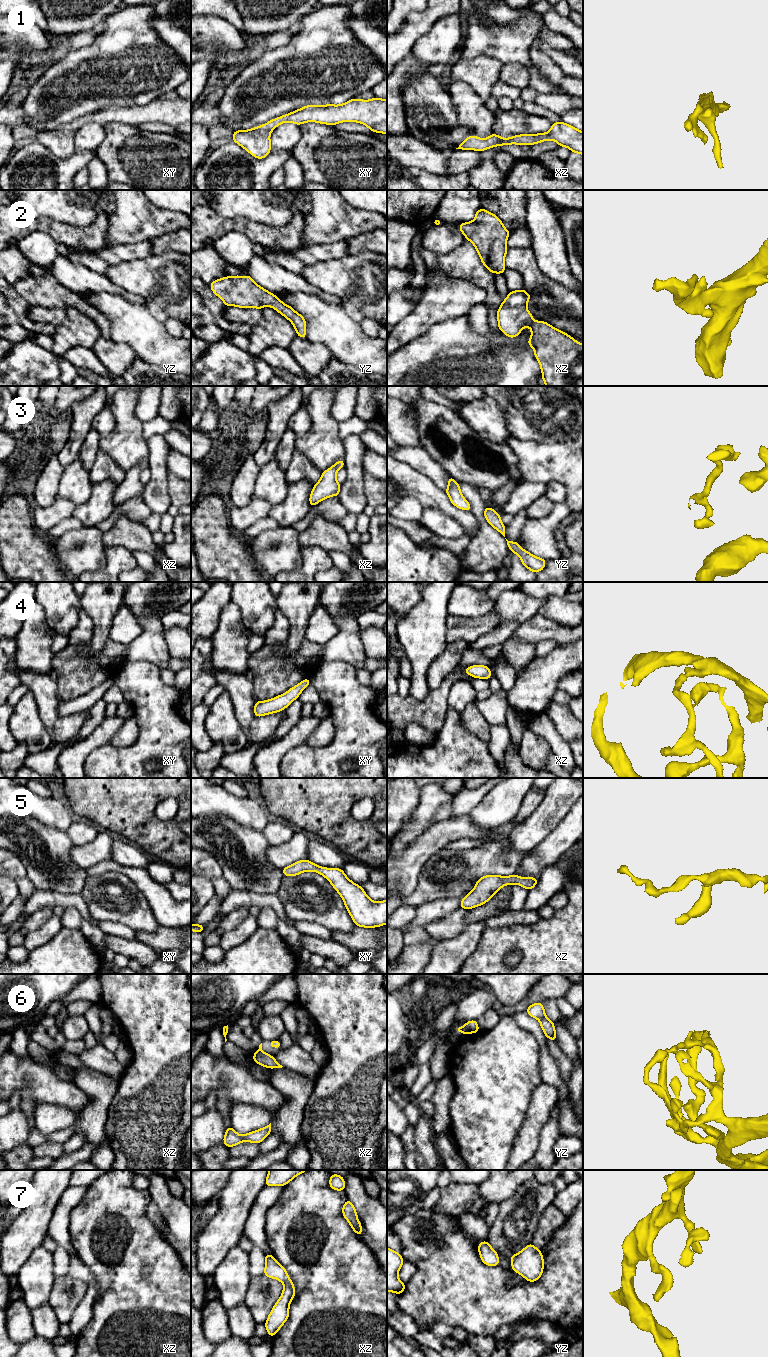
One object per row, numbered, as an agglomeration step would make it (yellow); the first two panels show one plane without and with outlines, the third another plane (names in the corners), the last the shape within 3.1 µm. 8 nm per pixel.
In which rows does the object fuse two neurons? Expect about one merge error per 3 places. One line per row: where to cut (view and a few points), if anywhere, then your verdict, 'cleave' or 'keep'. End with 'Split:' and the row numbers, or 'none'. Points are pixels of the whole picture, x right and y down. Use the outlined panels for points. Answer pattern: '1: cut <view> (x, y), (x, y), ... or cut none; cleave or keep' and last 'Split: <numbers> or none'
1: cut none; keep
2: cut none; keep
3: cut none; keep
4: cut none; keep
5: cut none; keep
6: cut yz (463, 1027), (465, 1033); cleave
7: cut none; keep
Split: 6

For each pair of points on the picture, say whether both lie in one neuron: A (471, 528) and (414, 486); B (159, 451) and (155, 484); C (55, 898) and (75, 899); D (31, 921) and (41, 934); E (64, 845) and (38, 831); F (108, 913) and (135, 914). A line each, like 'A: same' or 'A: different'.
A: same
B: same
C: same
D: different
E: same
F: same

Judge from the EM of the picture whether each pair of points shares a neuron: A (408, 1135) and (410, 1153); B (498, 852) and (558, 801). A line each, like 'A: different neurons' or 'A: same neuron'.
A: same neuron
B: different neurons

